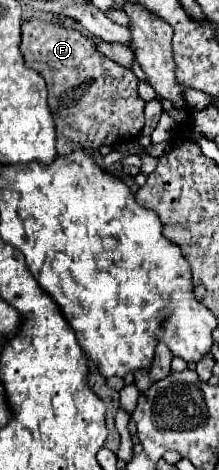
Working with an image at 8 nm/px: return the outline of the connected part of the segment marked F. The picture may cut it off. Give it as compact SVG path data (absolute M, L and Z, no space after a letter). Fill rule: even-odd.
M25 20L21 24L21 44L19 50L23 54L25 66L39 72L49 88L49 108L57 126L57 152L69 154L77 148L97 150L101 146L129 142L139 136L143 128L143 108L145 100L137 94L137 76L131 70L123 70L123 66L111 62L101 52L97 52L95 42L83 36L79 30L67 30L59 24L47 24L43 20Z

